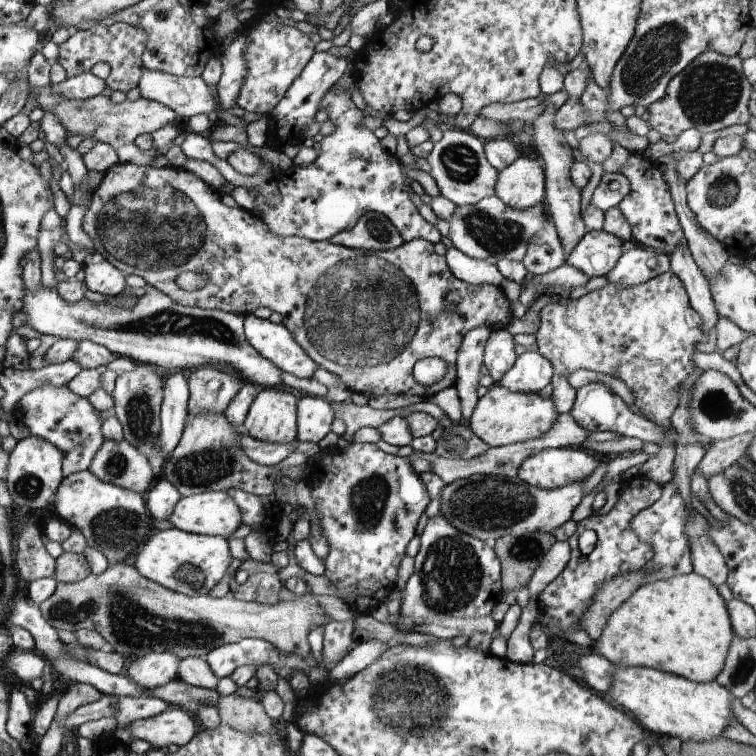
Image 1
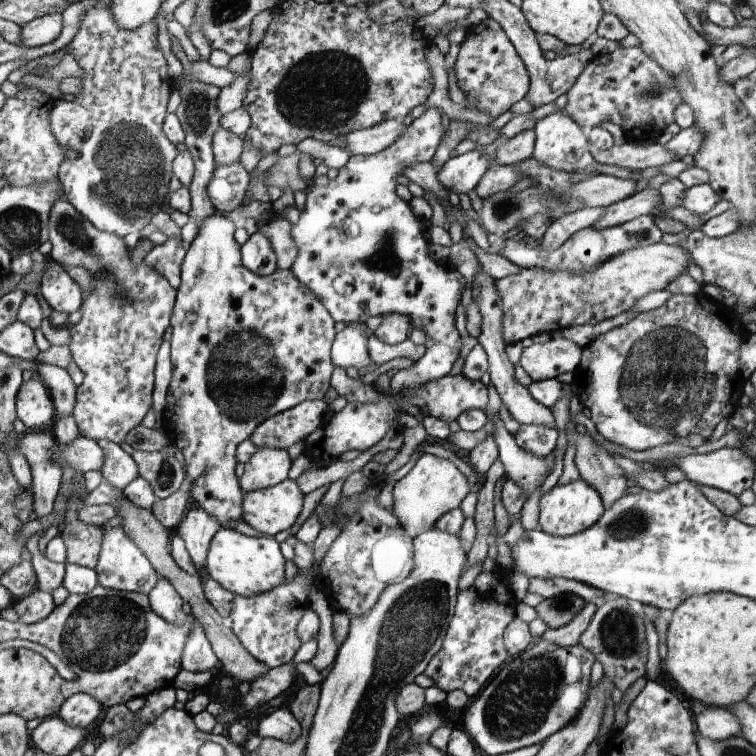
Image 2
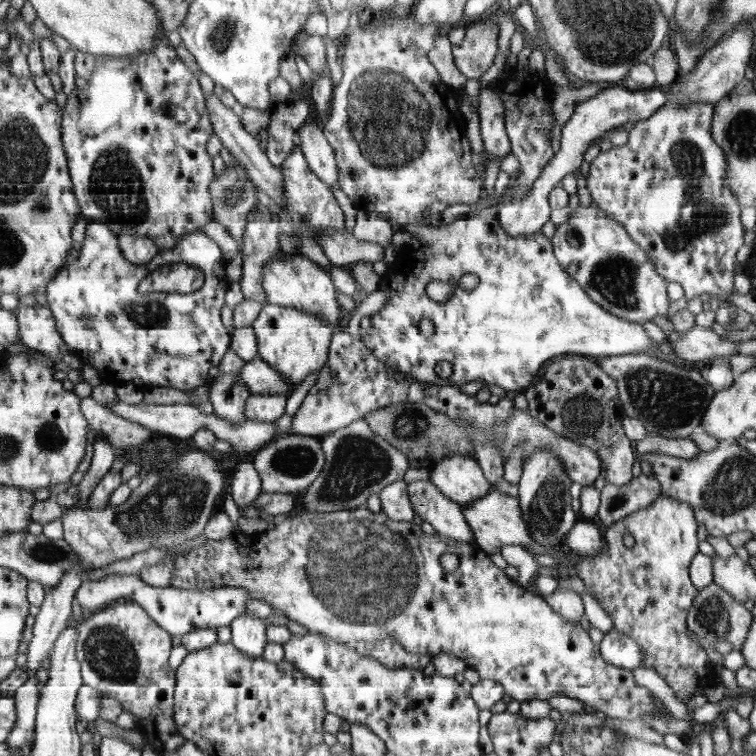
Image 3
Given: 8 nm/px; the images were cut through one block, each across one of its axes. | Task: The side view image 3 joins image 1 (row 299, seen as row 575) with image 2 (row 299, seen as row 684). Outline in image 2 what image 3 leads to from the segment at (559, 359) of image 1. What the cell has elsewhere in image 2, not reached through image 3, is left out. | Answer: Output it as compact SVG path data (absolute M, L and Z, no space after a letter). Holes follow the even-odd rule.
M701 291L694 295L672 295L661 307L640 313L634 320L600 335L594 342L582 349L579 366L573 371L574 380L572 384L577 388L576 398L584 404L586 412L597 427L597 431L606 440L620 444L624 448L630 448L630 450L648 450L648 448L668 444L677 438L684 438L690 434L700 434L707 440L716 425L724 418L728 418L738 408L738 400L742 396L744 380L742 382L736 380L736 376L740 372L739 354L742 344L742 338L736 332L738 328L740 328L740 318L736 320L736 313L724 302L712 300ZM700 420L706 422L706 428L701 429L696 425Z

